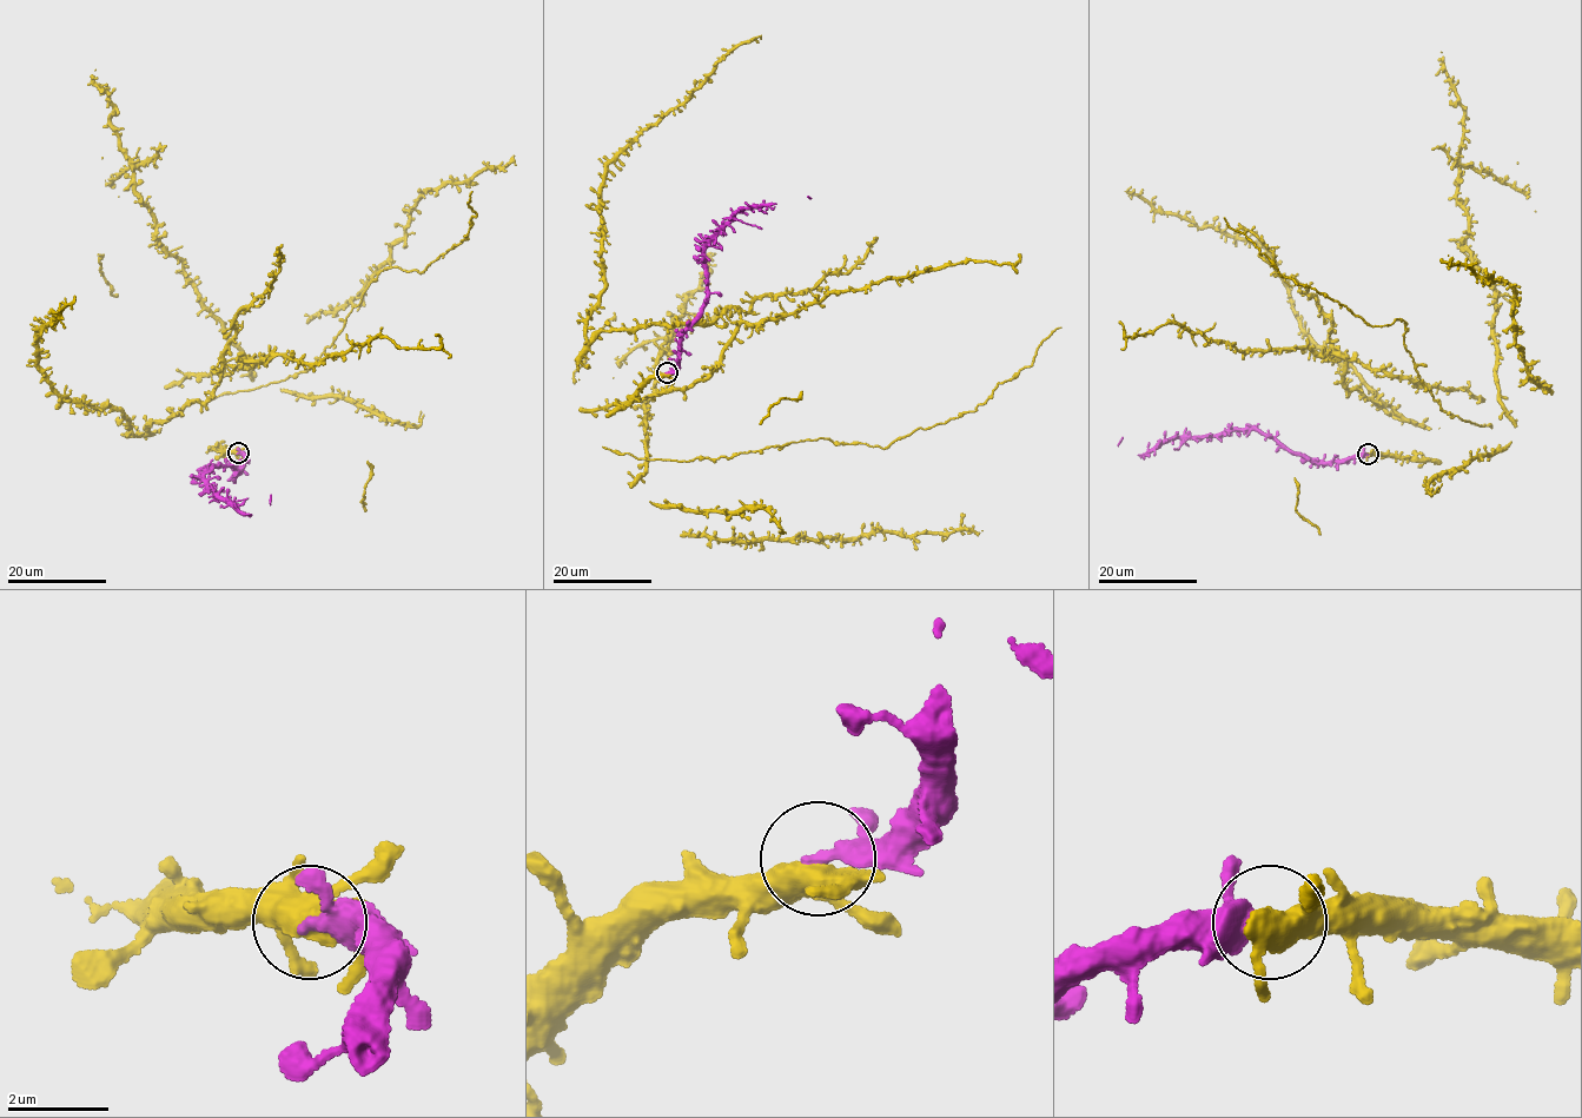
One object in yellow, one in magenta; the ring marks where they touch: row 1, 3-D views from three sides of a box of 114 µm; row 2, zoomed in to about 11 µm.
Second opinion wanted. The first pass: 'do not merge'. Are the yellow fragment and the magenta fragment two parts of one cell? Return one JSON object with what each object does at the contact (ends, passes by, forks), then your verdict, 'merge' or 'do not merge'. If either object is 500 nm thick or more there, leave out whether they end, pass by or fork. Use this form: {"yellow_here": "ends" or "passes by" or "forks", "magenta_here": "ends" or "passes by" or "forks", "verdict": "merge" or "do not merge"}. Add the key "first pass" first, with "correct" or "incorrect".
{"first pass": "incorrect", "yellow_here": "forks", "magenta_here": "passes by", "verdict": "merge"}

